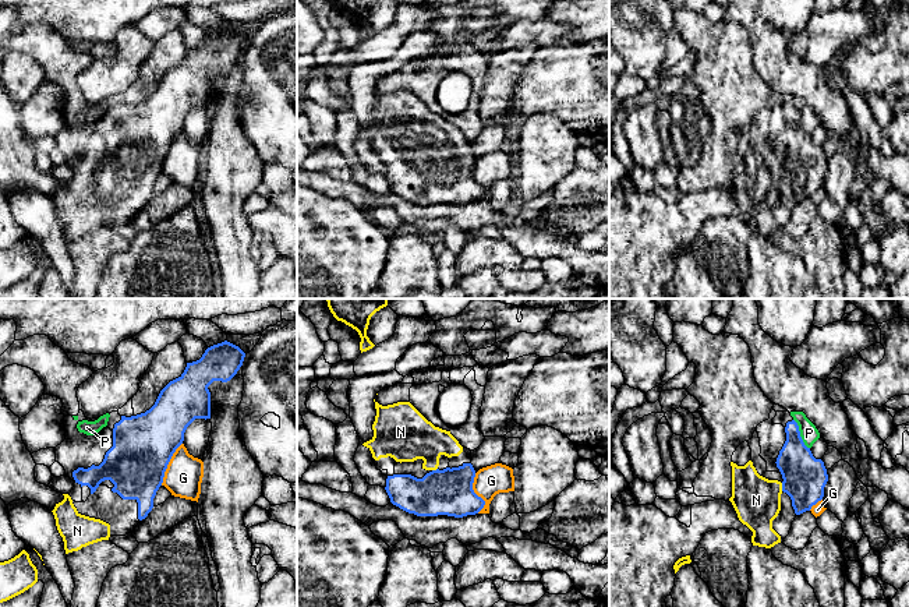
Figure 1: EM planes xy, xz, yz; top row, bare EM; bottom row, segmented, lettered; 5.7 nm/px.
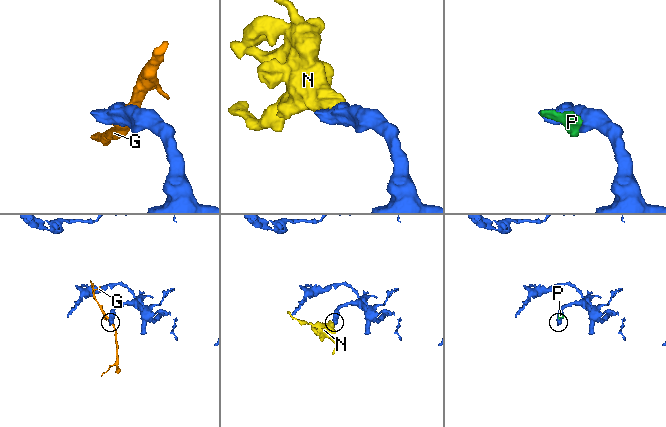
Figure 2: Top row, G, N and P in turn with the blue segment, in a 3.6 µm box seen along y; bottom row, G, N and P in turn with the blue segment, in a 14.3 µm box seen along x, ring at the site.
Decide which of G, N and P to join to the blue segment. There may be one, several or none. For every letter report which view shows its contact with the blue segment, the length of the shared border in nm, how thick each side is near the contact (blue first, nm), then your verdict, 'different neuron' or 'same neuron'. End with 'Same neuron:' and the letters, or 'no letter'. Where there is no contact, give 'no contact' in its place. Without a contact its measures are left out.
G: xy | 280 nm | 360/220 nm | different neuron
N: yz | 50 nm | 260/280 nm | same neuron
P: yz | 200 nm | 240/100 nm | different neuron
Same neuron: N

